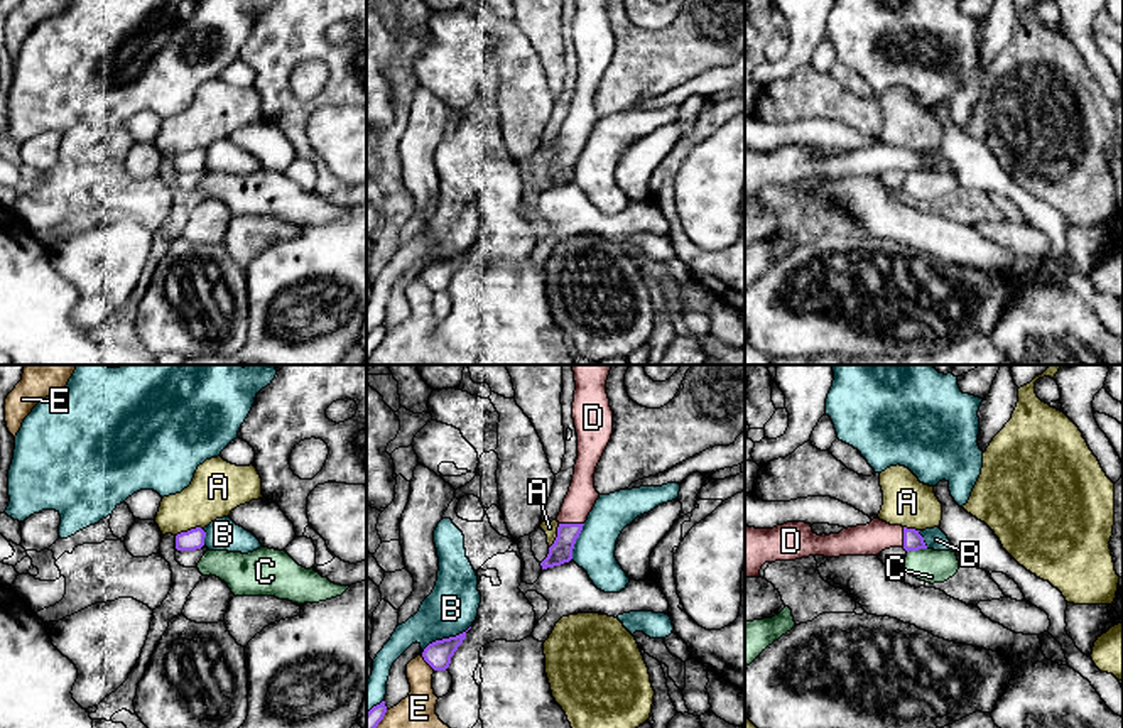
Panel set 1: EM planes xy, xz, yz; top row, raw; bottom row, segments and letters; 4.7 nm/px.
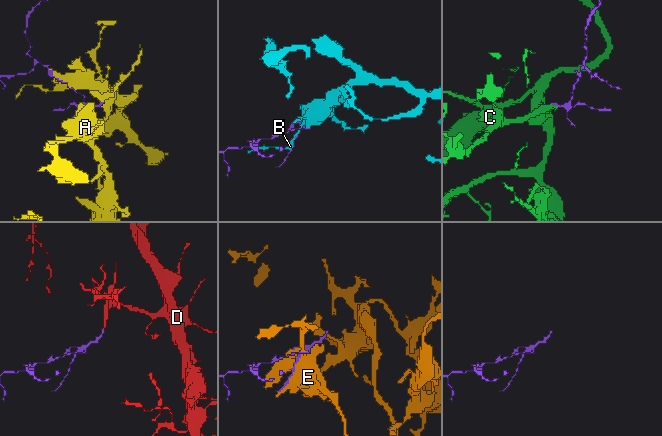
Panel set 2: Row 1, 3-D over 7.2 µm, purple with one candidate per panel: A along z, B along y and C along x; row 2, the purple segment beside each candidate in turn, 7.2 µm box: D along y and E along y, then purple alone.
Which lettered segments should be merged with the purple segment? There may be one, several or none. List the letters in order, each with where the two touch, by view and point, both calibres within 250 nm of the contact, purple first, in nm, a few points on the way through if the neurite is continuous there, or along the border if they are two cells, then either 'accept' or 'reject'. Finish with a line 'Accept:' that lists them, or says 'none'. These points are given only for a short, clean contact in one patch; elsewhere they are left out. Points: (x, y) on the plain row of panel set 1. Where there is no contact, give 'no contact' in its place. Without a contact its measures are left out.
A: meets purple in xy at (188, 152); 100 nm thick on the purple side, 260 nm on the other; reject
B: meets purple in xz at (444, 260); 130 nm thick on the purple side, 240 nm on the other; reject
C: meets purple in yz at (916, 171); 100 nm thick on the purple side, 160 nm on the other; border along yz (926, 169), (907, 174); reject
D: meets purple in xz at (571, 146); 110 nm thick on the purple side, 140 nm on the other; accept
E: meets purple in xz at (428, 284); 130 nm thick on the purple side, 180 nm on the other; reject
Accept: D

